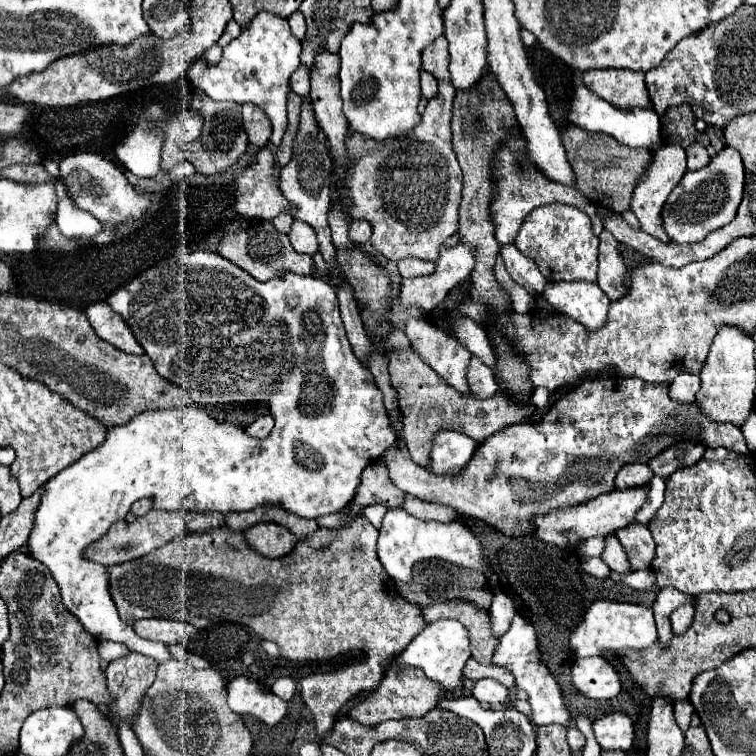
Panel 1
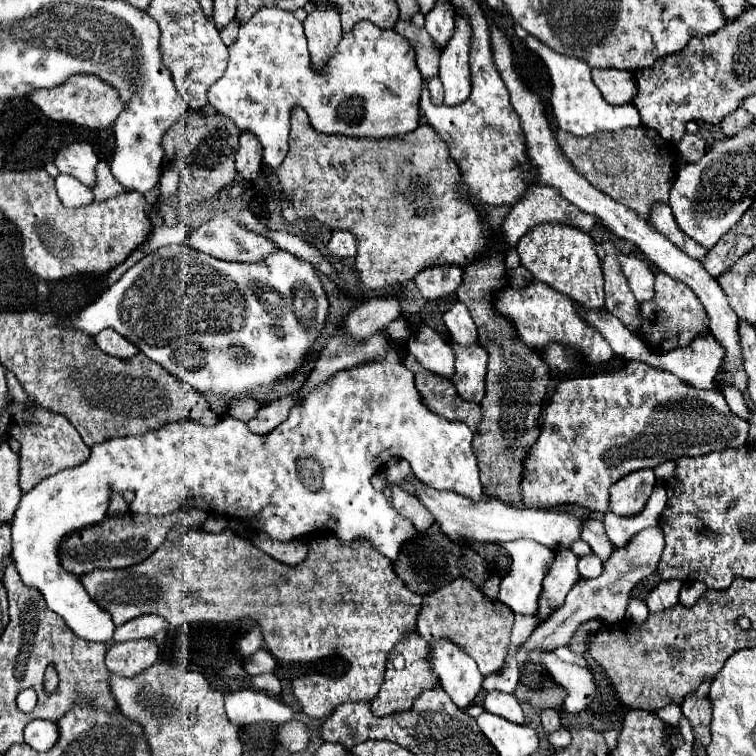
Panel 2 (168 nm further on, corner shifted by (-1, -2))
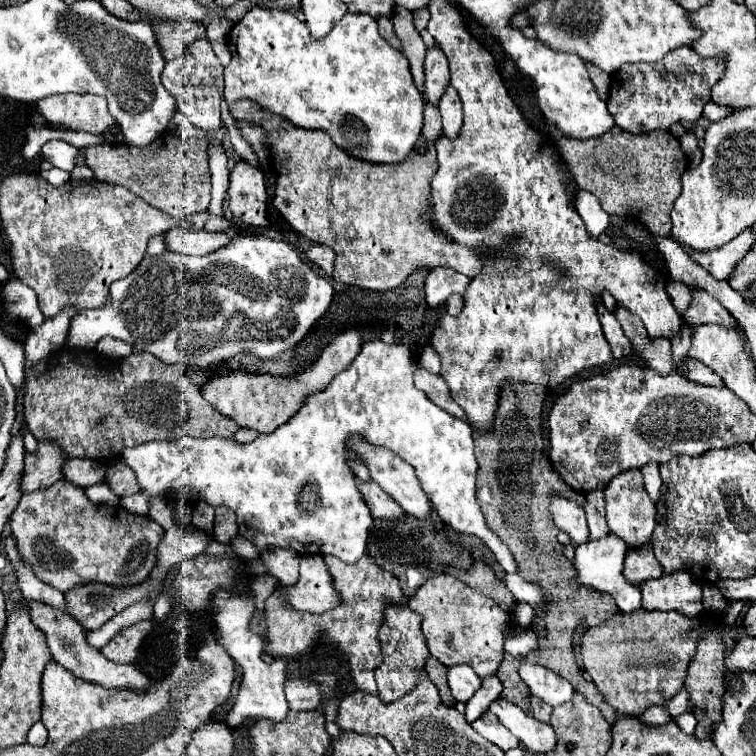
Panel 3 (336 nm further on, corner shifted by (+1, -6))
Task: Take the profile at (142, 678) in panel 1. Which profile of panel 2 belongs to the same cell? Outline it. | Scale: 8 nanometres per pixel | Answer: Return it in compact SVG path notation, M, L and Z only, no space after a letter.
M131 639L123 643L111 643L105 655L105 667L115 675L139 675L139 671L151 667L157 661L155 639Z

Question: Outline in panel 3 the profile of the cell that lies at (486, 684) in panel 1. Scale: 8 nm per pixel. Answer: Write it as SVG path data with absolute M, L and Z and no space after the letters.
M495 699L489 707L493 715L519 739L523 745L533 751L533 753L549 753L553 747L557 747L557 735L551 725L539 723L535 717L523 713L517 705L505 701L505 699Z

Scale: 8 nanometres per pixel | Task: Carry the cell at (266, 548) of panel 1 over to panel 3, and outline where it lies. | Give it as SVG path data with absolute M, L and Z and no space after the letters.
M265 547L261 551L261 561L267 567L269 575L277 577L281 585L295 585L297 583L301 555L297 555L293 549Z

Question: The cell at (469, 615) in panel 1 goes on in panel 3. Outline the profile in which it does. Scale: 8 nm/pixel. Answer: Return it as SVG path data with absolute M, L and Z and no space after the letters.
M453 575L431 577L411 599L409 609L421 615L421 629L429 653L443 665L469 665L483 679L497 671L503 661L503 643L509 633L509 615L493 599L473 591Z

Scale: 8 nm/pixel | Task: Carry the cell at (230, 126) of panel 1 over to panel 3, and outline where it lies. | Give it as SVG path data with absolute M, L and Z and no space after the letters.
M225 127L207 131L201 139L181 139L175 133L163 133L147 147L129 145L91 145L83 147L85 163L95 171L99 181L123 185L139 195L149 205L165 211L171 217L185 217L207 211L211 201L211 171L209 171L209 137L223 139Z

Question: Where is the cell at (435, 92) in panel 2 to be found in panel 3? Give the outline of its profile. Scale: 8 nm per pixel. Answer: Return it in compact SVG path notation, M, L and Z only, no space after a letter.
M425 103L425 125L423 125L423 133L427 135L425 137L427 143L429 141L435 141L437 139L435 135L441 133L441 113L437 111L437 107L433 107L429 103Z

